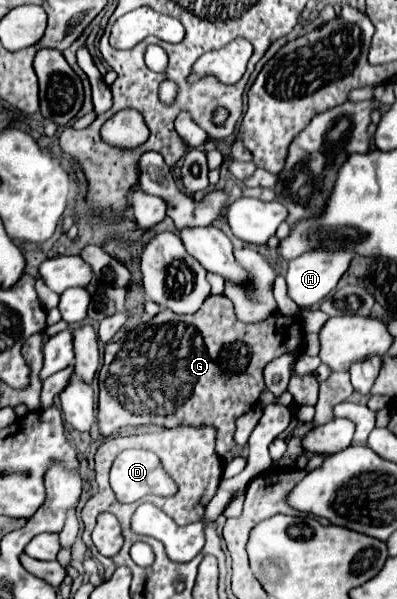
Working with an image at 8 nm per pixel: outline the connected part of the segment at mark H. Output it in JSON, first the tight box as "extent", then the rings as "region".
{"extent":[285,250,355,308],"region":[[[311,250],[291,260],[287,276],[285,276],[287,286],[289,286],[289,296],[297,302],[299,308],[315,306],[337,286],[341,276],[347,272],[353,256],[355,256],[353,250]]]}

